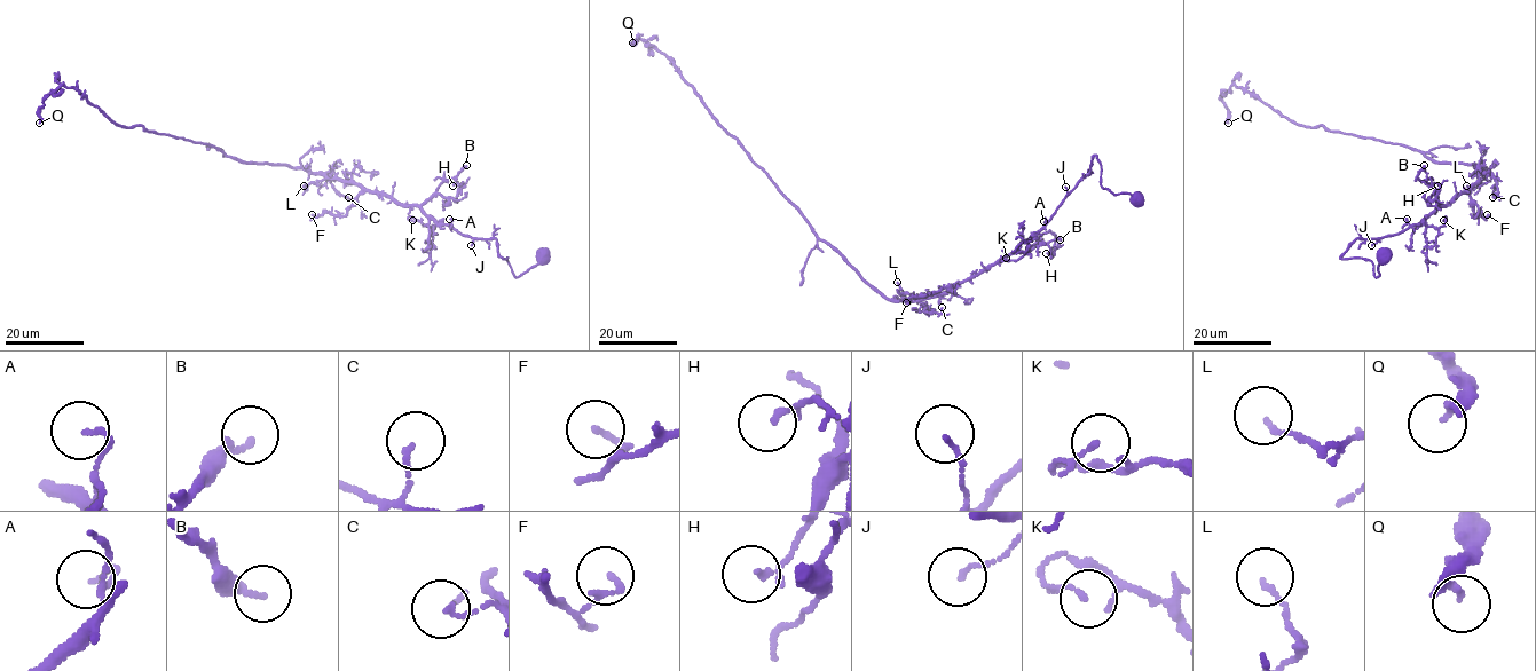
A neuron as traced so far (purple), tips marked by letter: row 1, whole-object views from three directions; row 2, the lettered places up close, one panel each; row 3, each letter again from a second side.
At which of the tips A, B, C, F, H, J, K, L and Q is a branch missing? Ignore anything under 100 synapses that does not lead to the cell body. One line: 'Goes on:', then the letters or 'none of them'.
Goes on: none of them

